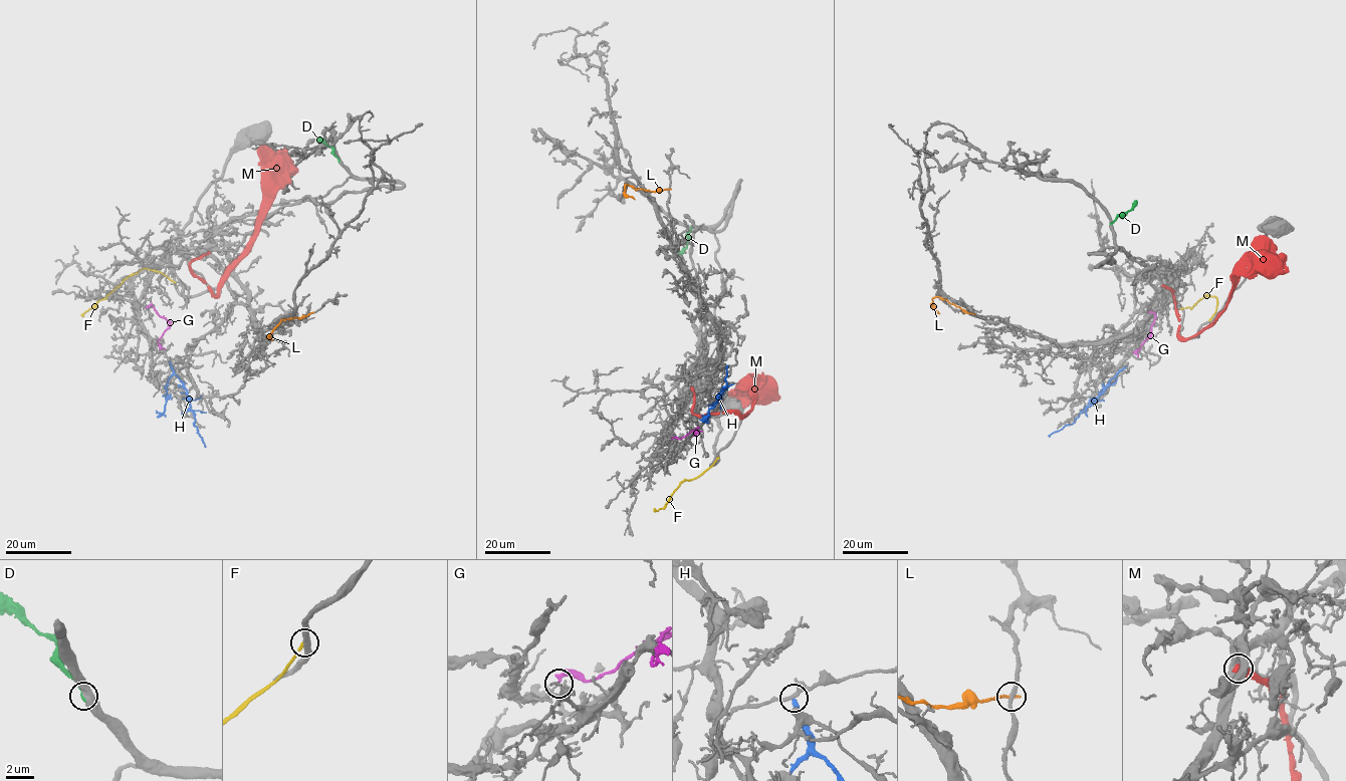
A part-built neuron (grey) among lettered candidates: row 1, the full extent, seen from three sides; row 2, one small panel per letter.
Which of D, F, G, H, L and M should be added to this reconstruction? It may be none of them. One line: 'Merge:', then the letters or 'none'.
Merge: none

